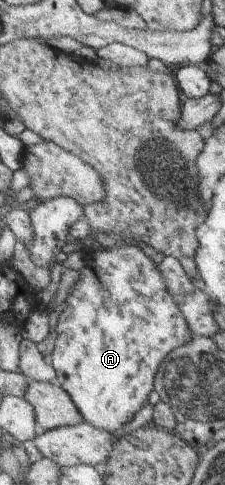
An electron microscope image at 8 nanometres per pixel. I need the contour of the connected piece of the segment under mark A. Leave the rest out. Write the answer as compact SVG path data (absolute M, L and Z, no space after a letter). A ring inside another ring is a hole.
M120 241L117 247L105 248L103 246L97 249L97 251L89 251L86 249L84 252L85 266L78 271L79 279L77 279L73 287L70 287L68 297L55 317L57 323L55 327L57 337L55 339L53 352L51 353L52 365L56 371L57 382L72 396L73 401L75 401L77 405L77 409L79 409L81 415L85 417L85 422L91 423L91 425L97 427L97 429L105 429L107 431L120 433L123 425L129 423L129 421L135 417L135 413L141 411L143 406L147 404L149 393L155 389L157 373L161 371L161 365L165 363L165 359L169 357L172 351L187 345L187 343L191 343L191 340L195 337L193 336L193 331L189 329L189 323L185 321L185 315L183 315L181 307L173 301L171 293L167 290L163 275L161 275L161 271L157 269L159 263L155 264L150 256L145 255L145 253L141 251L138 245L130 244L127 241Z

